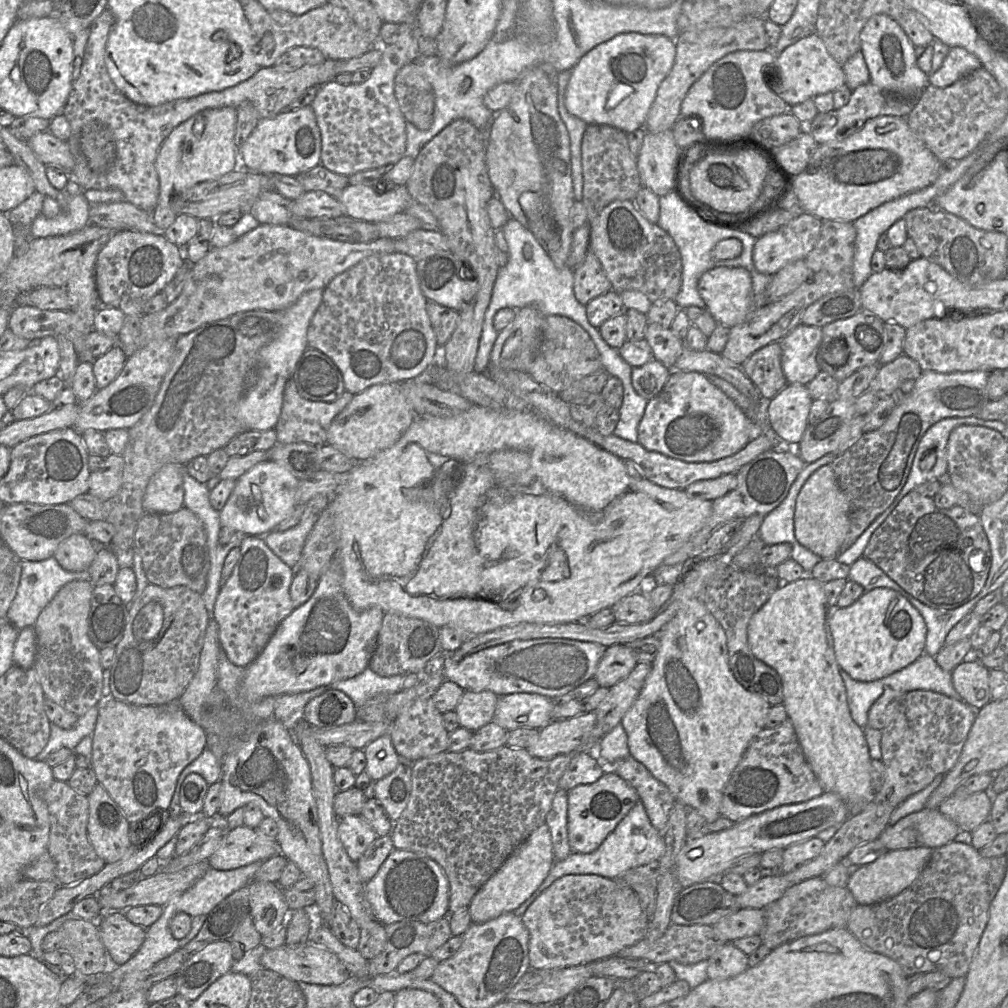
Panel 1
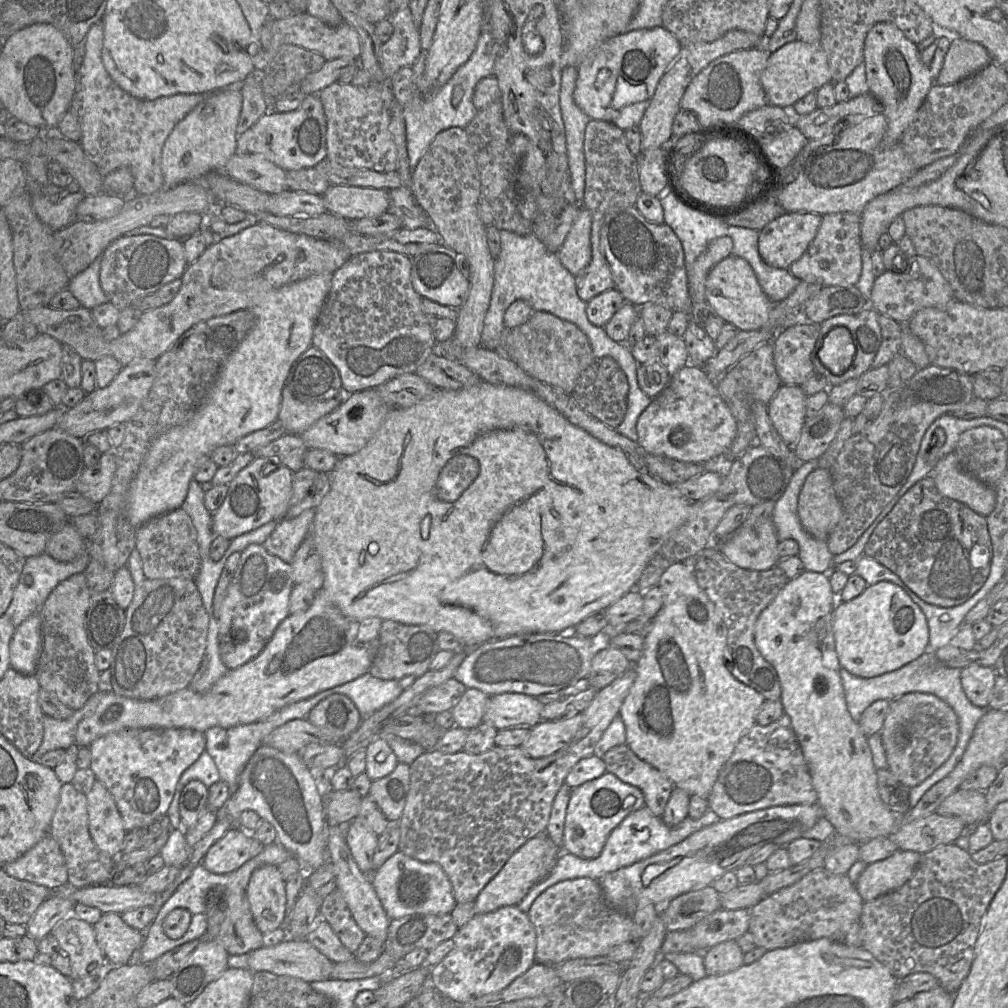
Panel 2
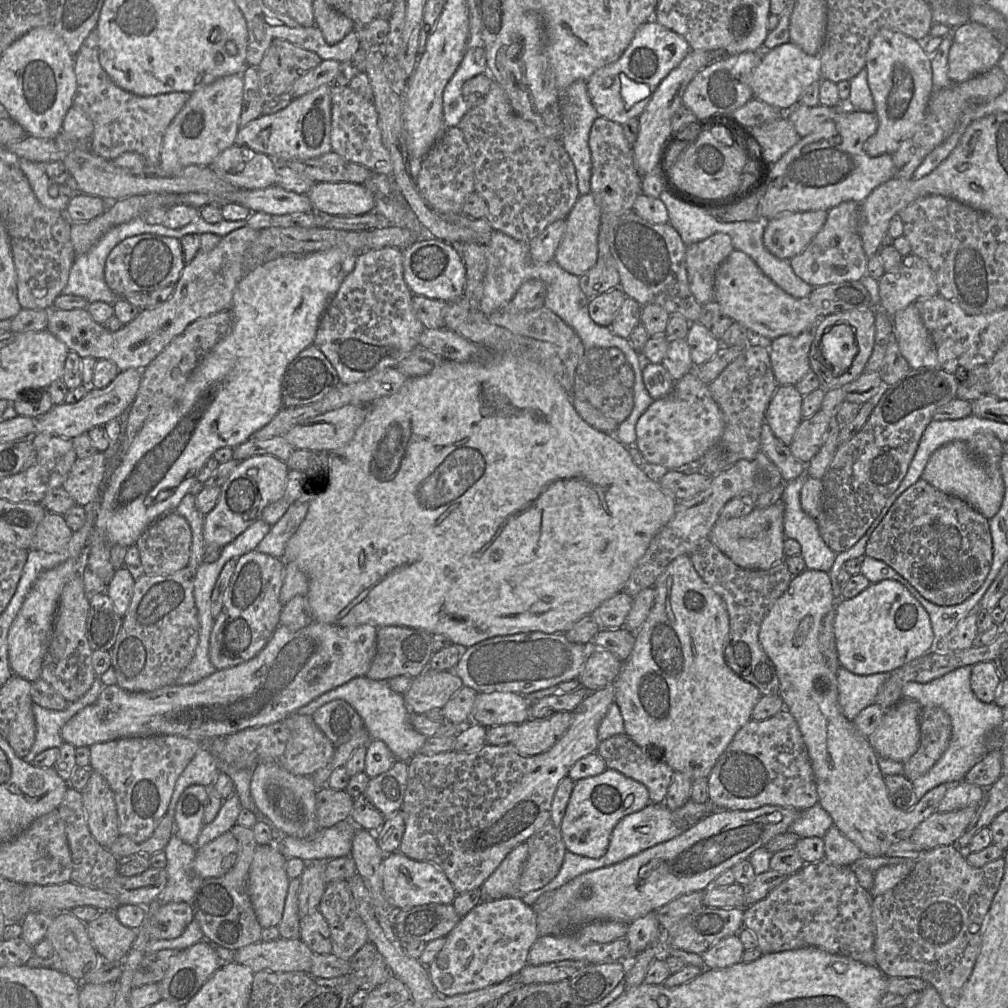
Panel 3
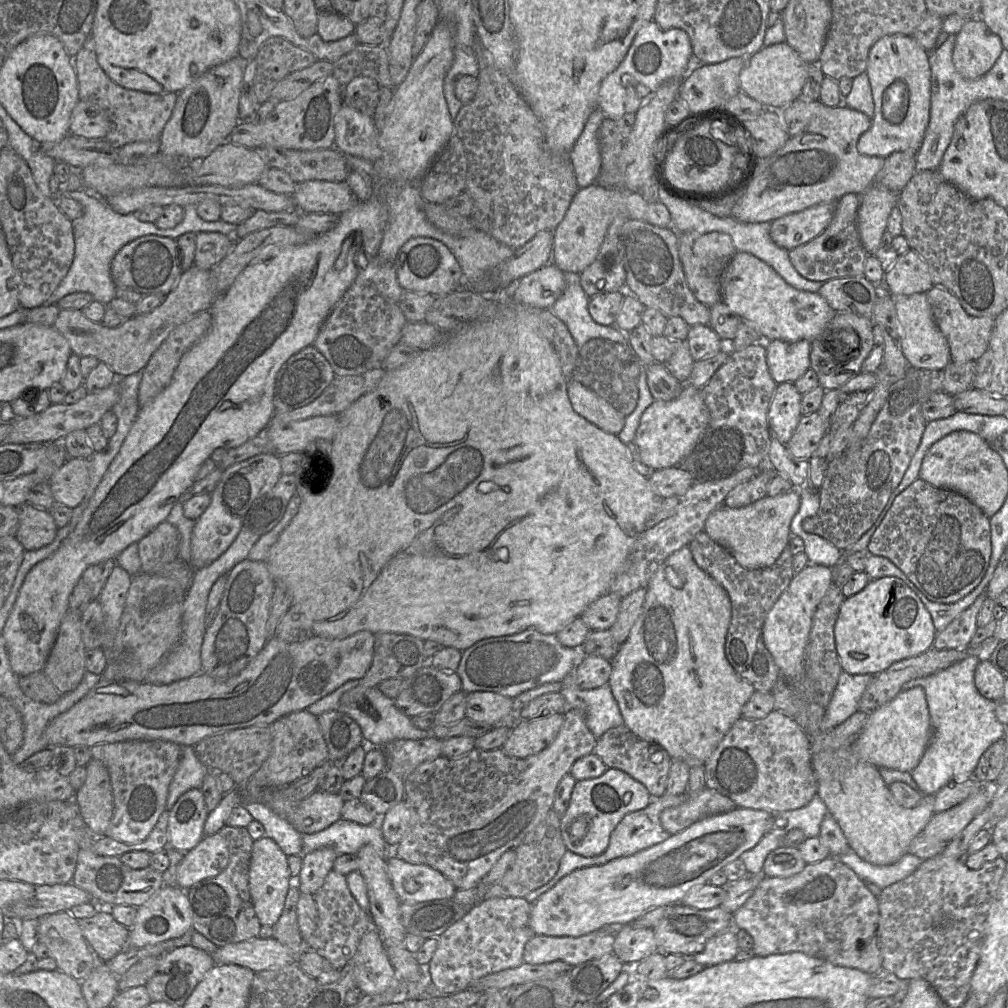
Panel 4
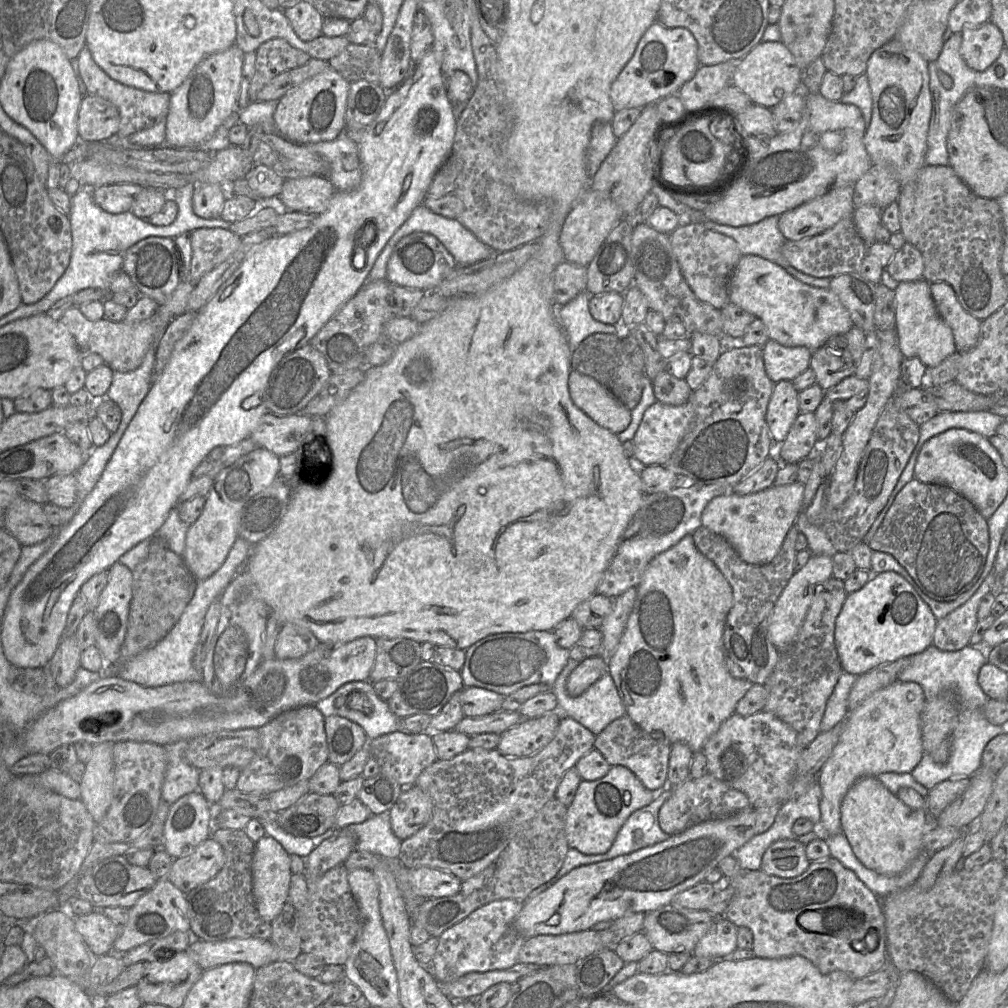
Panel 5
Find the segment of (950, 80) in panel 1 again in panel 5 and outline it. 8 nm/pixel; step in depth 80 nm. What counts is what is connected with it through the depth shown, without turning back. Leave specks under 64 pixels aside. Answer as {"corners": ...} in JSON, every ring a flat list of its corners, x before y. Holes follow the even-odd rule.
{"corners":[[990,21,962,30,960,55,972,70,985,71,999,57,1004,39,999,28]]}

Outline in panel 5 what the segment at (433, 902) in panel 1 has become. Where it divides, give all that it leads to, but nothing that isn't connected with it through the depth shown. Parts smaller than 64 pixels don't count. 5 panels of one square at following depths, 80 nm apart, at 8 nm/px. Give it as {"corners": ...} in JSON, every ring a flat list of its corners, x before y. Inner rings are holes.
{"corners":[[428,867,409,869,409,877,415,893,426,899,456,895,462,885,451,873]]}

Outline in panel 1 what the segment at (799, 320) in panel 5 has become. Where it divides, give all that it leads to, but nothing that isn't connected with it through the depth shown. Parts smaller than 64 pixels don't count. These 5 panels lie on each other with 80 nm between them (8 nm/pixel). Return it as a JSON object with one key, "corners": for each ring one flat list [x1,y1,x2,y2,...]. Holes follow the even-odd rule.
{"corners":[[714,267,700,276,697,286,706,309,717,324,729,328,741,324,753,308,752,278,750,272,743,267]]}

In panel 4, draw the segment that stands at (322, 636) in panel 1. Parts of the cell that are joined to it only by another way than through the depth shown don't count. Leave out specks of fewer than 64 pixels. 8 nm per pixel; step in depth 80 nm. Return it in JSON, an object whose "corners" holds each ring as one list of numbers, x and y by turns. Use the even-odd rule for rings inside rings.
{"corners":[[367,630,359,631,342,639,330,639,315,635,303,642,285,642,279,639,277,636,274,636,269,638,268,642,259,652,259,654,243,670,241,670,237,675,225,680,219,680,205,673,199,673,193,677,170,684,156,685,137,681,107,680,101,677,101,680,83,698,81,698,69,710,59,714,49,722,44,731,48,748,53,748,59,745,68,747,87,746,91,748,98,744,115,743,129,740,163,740,177,743,180,746,188,745,194,747,204,738,224,733,226,731,246,728,254,725,271,725,279,718,292,712,305,710,311,704,332,693,346,682,363,678,373,661,375,641,376,635]]}

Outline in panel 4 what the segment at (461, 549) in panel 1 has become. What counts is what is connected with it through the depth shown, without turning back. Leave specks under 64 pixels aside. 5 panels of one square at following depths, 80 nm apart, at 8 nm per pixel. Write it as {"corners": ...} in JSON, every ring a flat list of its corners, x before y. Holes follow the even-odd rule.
{"corners":[[506,297,499,298,501,305,494,317,470,323,440,345,416,352,401,367,386,371,375,389,337,415,339,429,330,441,331,480,320,476,318,485,309,484,322,489,301,497,297,514,264,561,276,584,283,583,290,591,292,605,298,606,310,620,315,635,342,639,363,630,373,634,408,634,462,652,483,639,528,629,556,635,591,603,609,593,635,541,660,506,663,498,652,490,648,477,632,464,626,445,617,435,601,430,573,410,559,356,541,330,541,309,517,304]]}

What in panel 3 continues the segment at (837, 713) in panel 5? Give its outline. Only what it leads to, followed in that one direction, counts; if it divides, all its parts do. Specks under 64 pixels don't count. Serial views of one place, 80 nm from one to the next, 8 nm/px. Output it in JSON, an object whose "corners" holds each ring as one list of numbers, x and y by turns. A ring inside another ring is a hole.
{"corners":[[843,667,837,670,838,702,843,715,850,721,861,710,875,704,880,686,889,673,856,675]]}

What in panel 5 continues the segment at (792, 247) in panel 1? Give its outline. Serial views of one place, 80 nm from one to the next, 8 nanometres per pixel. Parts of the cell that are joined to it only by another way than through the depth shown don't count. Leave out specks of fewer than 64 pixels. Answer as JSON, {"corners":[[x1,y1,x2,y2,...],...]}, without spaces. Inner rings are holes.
{"corners":[[855,184,832,187,827,193,779,216,778,227,786,240,798,241,820,234,842,218,853,216]]}

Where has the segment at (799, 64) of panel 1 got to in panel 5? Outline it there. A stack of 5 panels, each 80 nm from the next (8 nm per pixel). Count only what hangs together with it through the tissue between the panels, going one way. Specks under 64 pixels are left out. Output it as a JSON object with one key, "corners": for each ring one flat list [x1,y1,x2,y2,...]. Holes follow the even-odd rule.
{"corners":[[761,41,737,62,731,84,744,92,752,103,771,109,786,96,800,89,802,74,793,55,781,41]]}

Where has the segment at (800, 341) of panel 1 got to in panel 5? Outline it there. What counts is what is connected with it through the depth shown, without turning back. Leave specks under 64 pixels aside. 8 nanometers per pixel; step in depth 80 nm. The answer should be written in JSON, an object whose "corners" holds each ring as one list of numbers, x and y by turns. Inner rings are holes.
{"corners":[[774,340,763,346,765,371,773,383,793,381,810,367,812,350,805,346,787,347]]}

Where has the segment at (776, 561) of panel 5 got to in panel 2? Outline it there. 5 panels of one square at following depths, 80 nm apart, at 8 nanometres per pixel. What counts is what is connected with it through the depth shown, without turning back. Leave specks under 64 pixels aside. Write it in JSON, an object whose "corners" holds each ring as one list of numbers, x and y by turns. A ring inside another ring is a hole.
{"corners":[[712,542,688,562,698,585,715,604,727,627,726,667,738,681,755,689,766,700,780,700,781,686,778,674,757,649,754,629,760,613,771,603,789,579,777,566,765,571,740,568,728,561,717,545,718,542]]}

